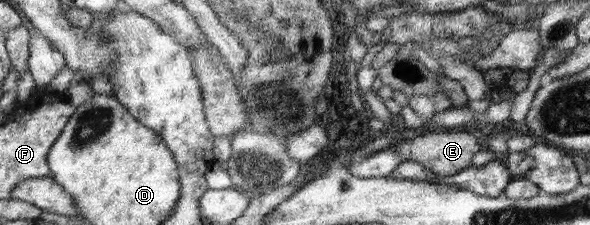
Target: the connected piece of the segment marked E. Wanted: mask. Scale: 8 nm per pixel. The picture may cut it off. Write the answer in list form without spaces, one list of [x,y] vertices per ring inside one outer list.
[[[431,130],[422,131],[413,139],[404,139],[396,146],[403,160],[414,159],[422,165],[426,165],[430,171],[442,177],[454,176],[466,171],[473,165],[474,155],[482,151],[482,145],[478,144],[478,138],[470,130]]]

